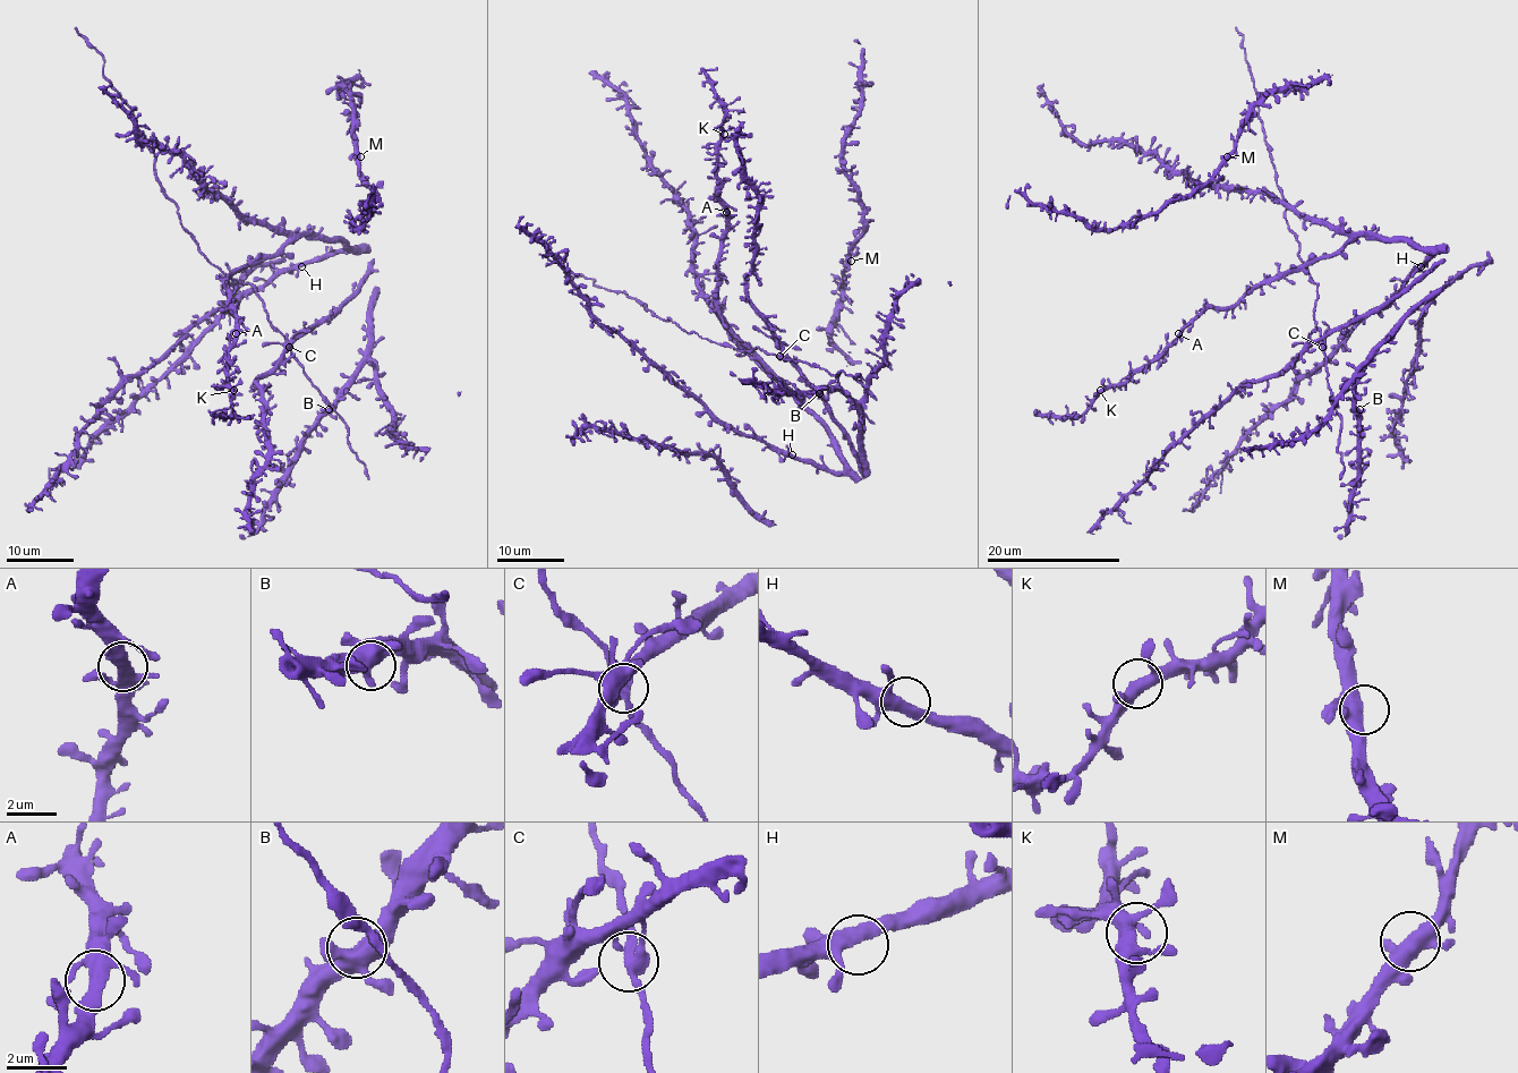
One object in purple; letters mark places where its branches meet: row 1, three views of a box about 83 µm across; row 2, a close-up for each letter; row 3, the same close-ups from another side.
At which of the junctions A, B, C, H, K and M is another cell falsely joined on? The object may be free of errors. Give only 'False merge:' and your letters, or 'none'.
False merge: none

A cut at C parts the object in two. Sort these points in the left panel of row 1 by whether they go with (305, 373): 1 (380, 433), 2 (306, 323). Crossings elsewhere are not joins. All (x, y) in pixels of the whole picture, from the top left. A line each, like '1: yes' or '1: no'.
1: no
2: no

